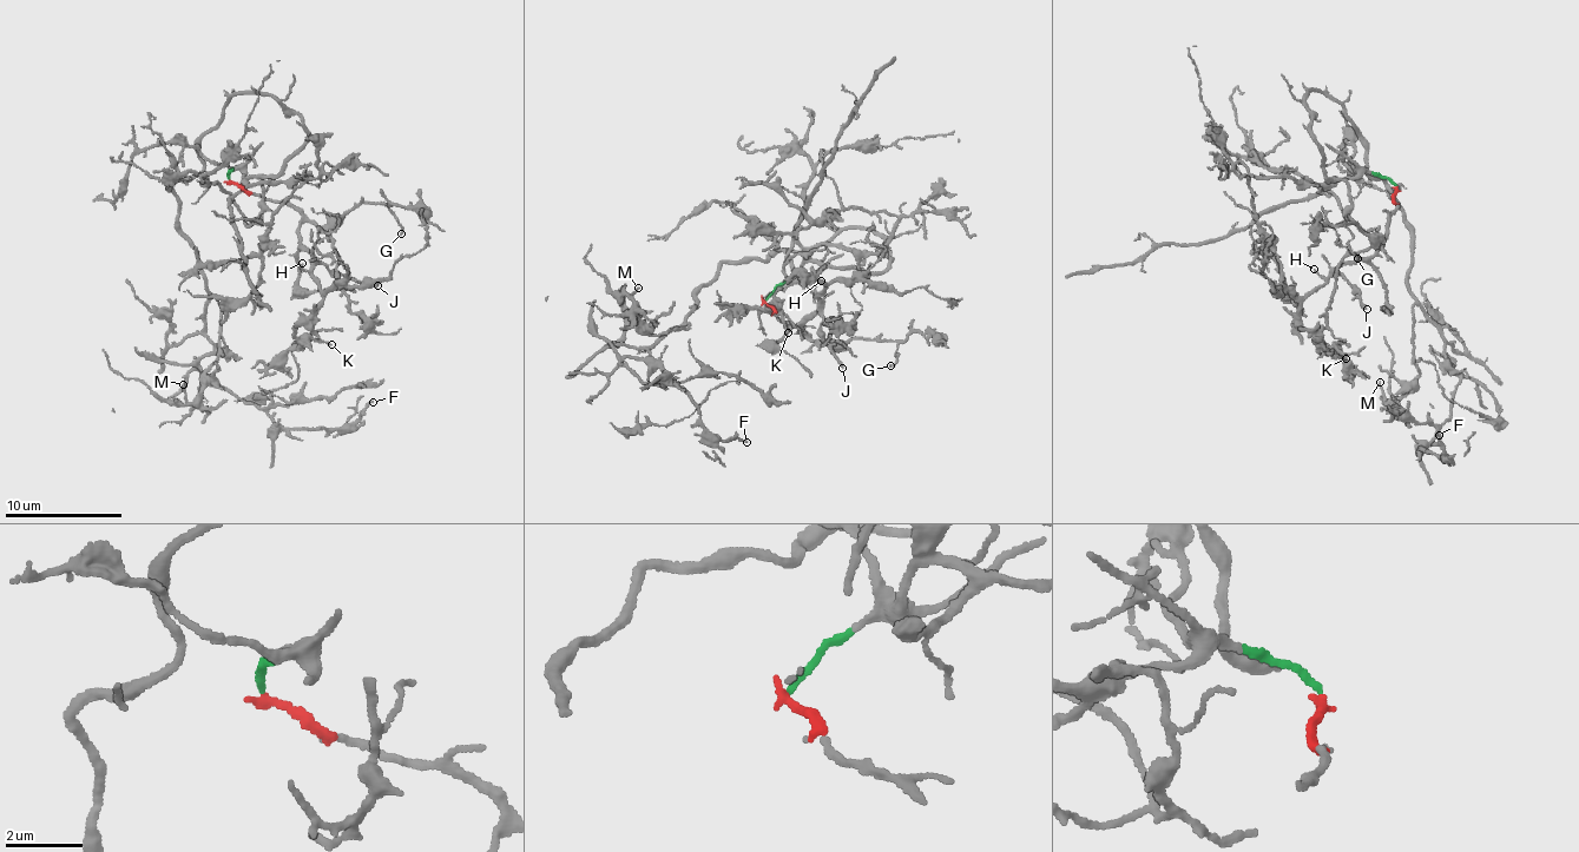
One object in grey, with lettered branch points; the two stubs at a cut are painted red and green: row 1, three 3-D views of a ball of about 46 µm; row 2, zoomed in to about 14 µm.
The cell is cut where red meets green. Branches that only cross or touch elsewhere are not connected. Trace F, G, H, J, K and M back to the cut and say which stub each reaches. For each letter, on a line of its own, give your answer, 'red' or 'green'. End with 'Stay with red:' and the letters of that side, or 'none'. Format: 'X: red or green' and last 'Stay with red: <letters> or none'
F: green
G: red
H: red
J: red
K: red
M: green
Stay with red: G, H, J, K

